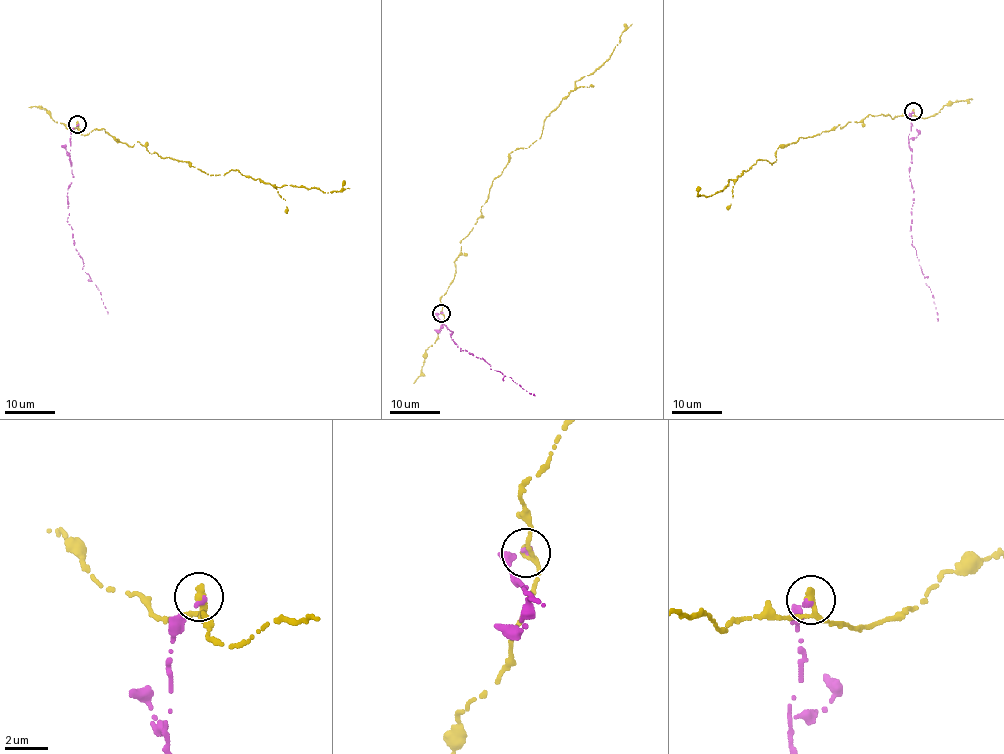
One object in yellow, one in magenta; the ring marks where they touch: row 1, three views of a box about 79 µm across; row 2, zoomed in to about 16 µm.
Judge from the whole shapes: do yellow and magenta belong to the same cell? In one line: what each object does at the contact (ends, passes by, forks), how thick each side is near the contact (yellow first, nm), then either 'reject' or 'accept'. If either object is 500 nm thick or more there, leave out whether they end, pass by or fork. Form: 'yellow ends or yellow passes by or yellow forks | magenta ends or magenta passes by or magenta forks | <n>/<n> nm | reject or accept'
yellow passes by | magenta ends | 280/240 nm | reject

